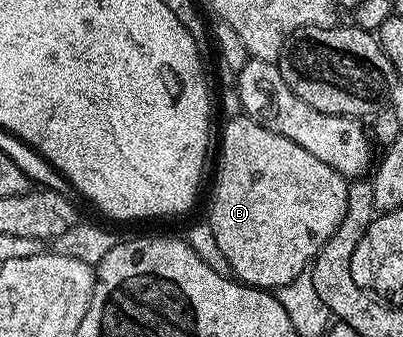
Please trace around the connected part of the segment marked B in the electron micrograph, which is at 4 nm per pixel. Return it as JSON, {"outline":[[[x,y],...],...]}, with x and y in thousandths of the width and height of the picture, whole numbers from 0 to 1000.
{"outline":[[[588,338],[581,356],[568,356],[558,368],[558,383],[548,392],[548,478],[538,487],[538,549],[529,558],[529,608],[519,617],[514,656],[531,685],[533,712],[543,724],[543,742],[563,772],[571,810],[600,843],[618,846],[620,855],[653,855],[660,861],[685,861],[712,849],[732,825],[742,825],[747,807],[759,804],[774,786],[779,766],[792,754],[792,742],[831,694],[841,659],[851,659],[851,635],[861,623],[861,588],[866,585],[868,537],[839,516],[811,481],[792,481],[782,457],[752,445],[752,433],[732,433],[722,409],[702,409],[702,398],[663,386],[643,374],[623,347],[605,338]]]}

